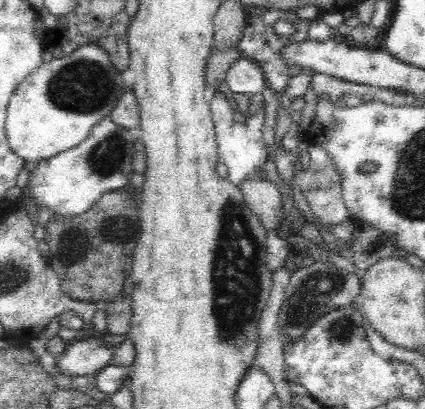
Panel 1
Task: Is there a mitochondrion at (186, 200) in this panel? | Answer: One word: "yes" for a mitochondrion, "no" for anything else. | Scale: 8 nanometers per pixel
no

